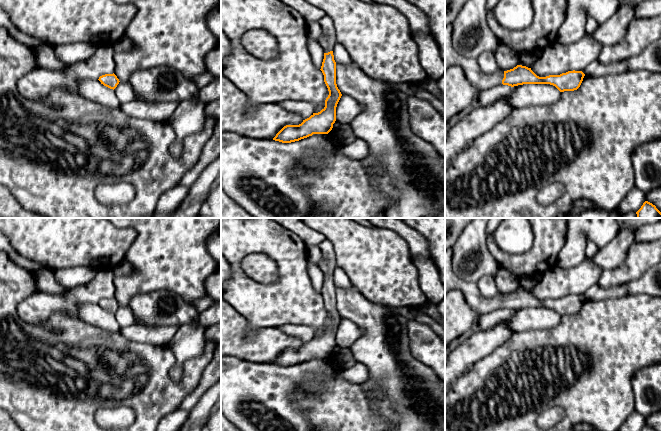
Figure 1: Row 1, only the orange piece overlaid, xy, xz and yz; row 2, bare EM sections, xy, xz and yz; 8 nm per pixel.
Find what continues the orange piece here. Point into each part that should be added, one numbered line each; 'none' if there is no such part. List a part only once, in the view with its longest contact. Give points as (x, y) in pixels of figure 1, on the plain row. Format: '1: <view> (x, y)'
1: yz (482, 305)

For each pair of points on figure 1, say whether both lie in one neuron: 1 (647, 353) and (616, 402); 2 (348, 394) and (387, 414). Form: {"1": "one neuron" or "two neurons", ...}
{"1": "one neuron", "2": "one neuron"}

